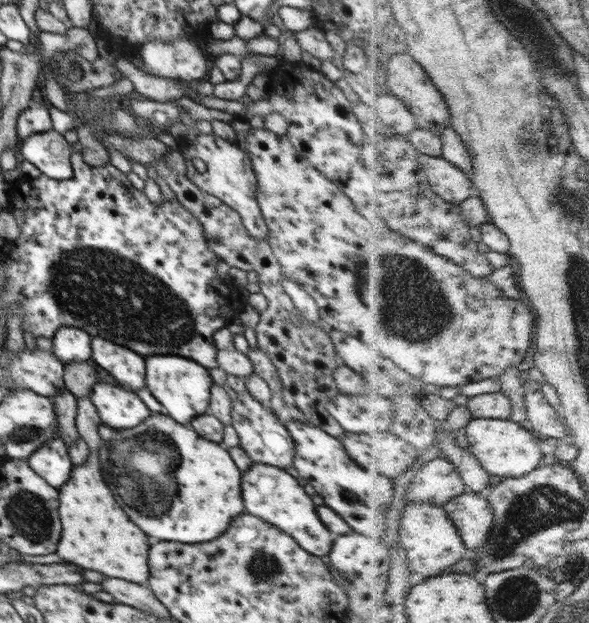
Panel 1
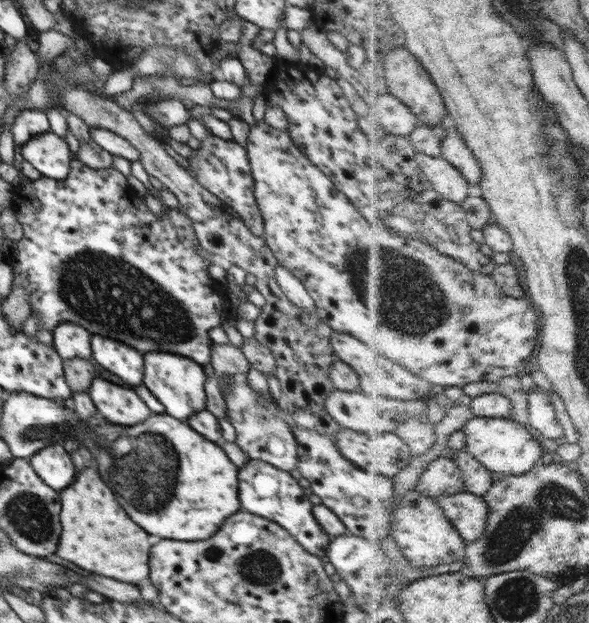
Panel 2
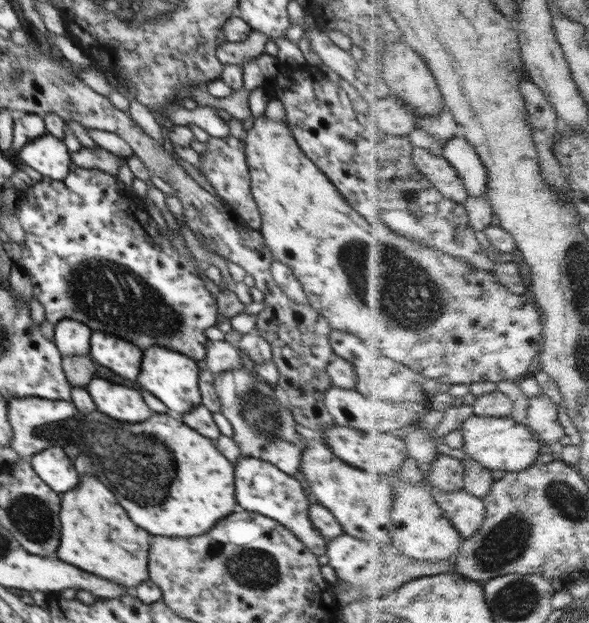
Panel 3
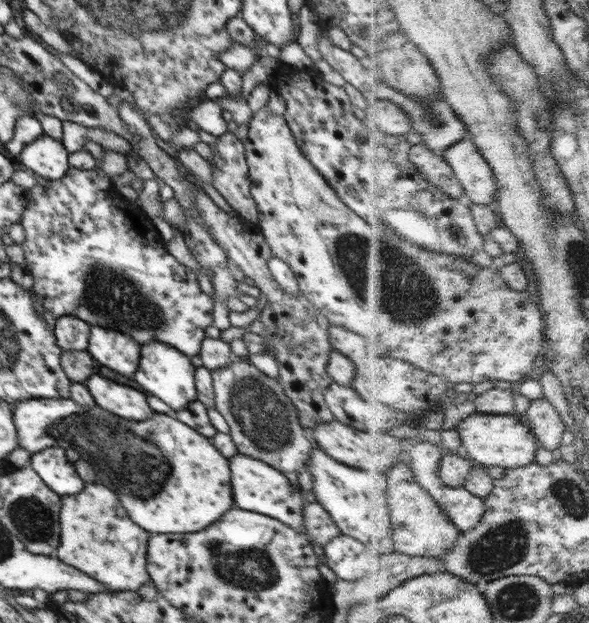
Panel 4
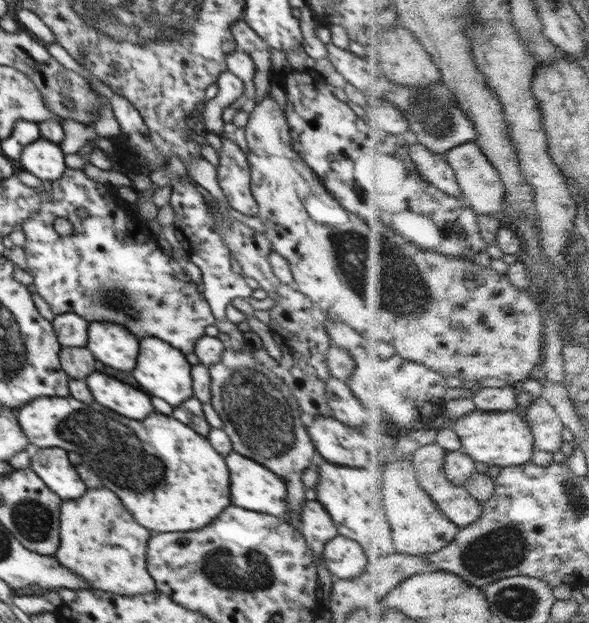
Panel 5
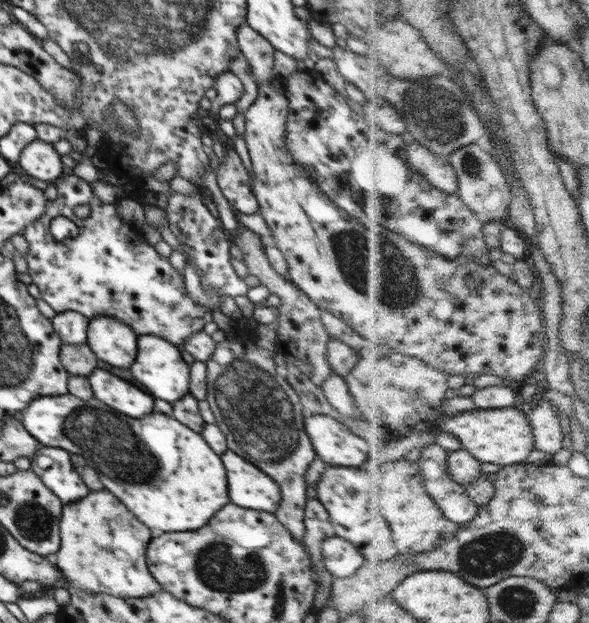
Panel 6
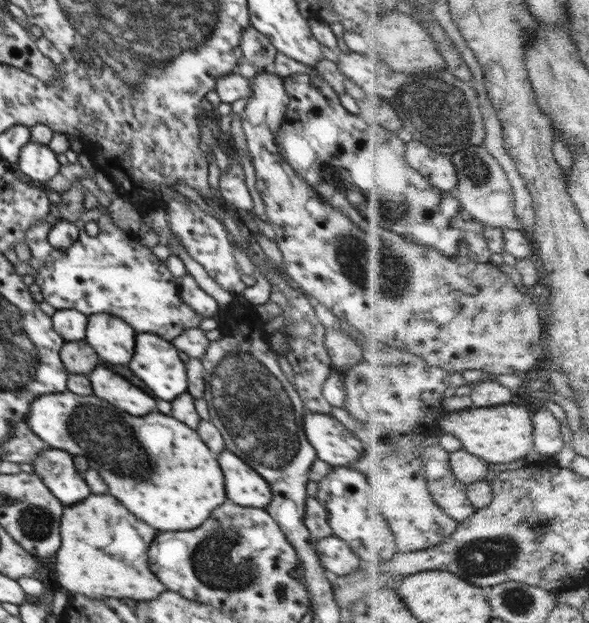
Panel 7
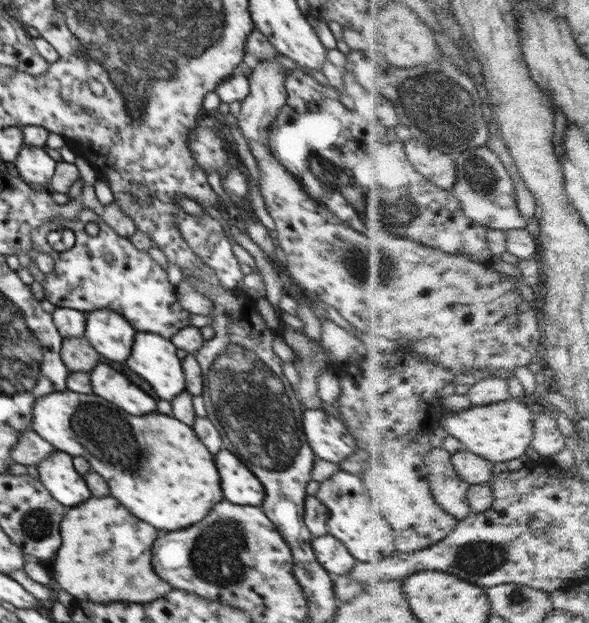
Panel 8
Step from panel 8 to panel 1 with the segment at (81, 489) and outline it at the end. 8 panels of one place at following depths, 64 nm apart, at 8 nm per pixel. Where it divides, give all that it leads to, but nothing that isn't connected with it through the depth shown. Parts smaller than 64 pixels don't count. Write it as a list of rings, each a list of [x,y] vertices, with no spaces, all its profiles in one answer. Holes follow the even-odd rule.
[[[56,437],[36,449],[27,459],[30,468],[57,489],[68,480],[74,465],[67,447],[61,437]]]

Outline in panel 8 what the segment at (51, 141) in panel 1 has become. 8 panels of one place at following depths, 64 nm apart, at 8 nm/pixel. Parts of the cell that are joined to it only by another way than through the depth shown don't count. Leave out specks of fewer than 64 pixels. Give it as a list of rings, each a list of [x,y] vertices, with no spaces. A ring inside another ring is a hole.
[[[23,146],[14,162],[26,184],[48,184],[54,176],[56,163],[42,147]]]

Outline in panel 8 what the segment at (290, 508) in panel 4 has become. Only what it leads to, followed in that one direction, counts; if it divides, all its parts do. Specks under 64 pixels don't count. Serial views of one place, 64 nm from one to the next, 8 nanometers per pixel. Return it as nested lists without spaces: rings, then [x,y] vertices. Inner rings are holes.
[[[220,450],[216,454],[216,466],[222,476],[222,490],[228,502],[242,506],[260,507],[265,499],[265,488],[232,451]]]

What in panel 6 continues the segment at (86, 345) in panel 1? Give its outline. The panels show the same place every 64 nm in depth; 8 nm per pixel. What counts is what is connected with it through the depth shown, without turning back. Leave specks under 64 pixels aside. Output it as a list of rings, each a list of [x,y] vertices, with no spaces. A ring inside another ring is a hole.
[[[68,310],[56,313],[51,319],[55,333],[63,344],[83,345],[87,342],[89,318],[83,314]]]

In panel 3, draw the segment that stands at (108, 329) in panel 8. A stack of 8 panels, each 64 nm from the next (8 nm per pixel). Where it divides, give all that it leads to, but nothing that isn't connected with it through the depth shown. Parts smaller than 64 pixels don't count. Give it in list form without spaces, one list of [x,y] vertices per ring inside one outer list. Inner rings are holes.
[[[92,332],[90,344],[90,354],[94,360],[98,360],[98,364],[110,368],[126,380],[138,378],[142,362],[142,350],[138,346],[102,332]]]

